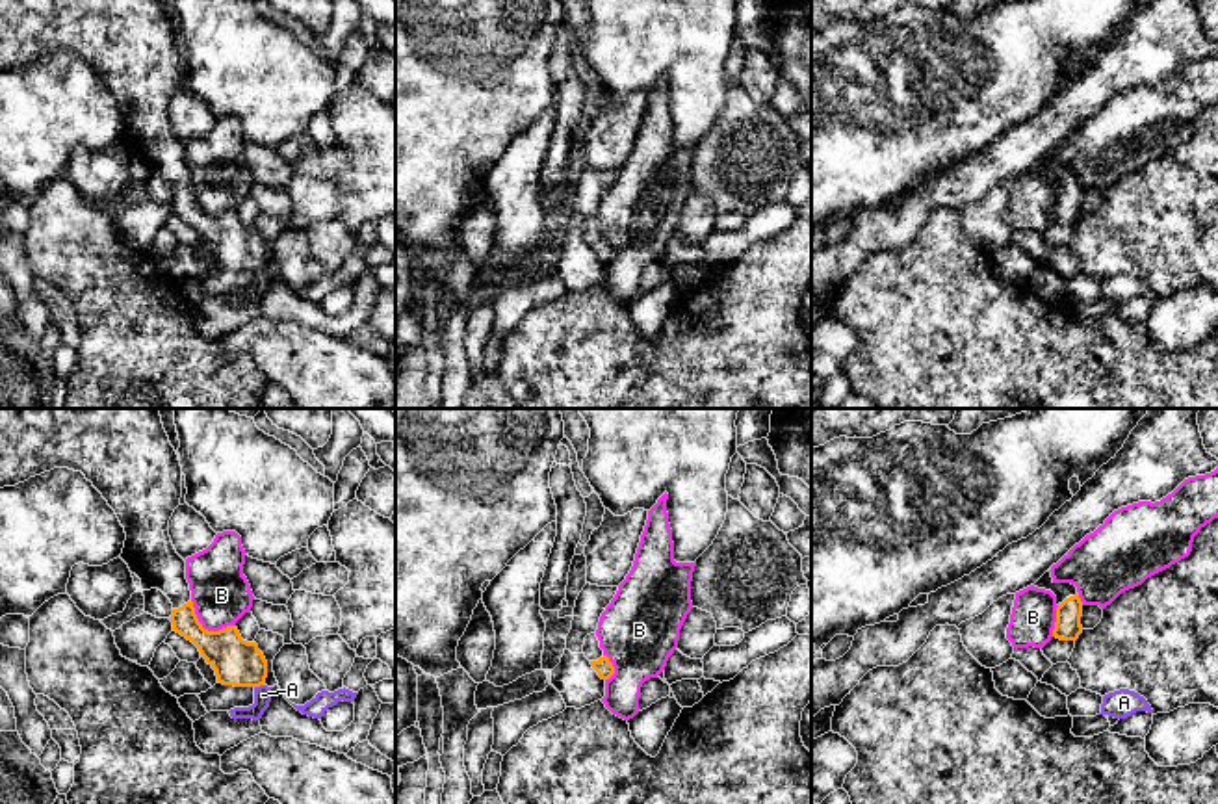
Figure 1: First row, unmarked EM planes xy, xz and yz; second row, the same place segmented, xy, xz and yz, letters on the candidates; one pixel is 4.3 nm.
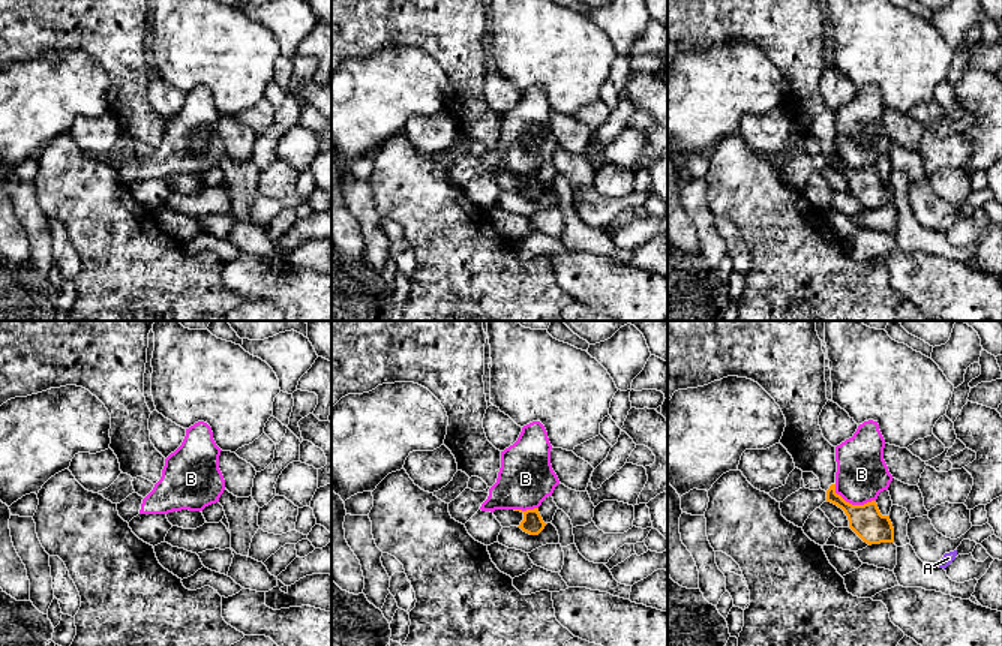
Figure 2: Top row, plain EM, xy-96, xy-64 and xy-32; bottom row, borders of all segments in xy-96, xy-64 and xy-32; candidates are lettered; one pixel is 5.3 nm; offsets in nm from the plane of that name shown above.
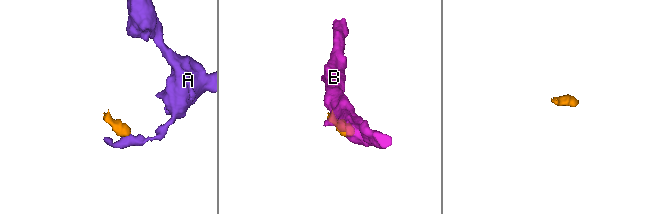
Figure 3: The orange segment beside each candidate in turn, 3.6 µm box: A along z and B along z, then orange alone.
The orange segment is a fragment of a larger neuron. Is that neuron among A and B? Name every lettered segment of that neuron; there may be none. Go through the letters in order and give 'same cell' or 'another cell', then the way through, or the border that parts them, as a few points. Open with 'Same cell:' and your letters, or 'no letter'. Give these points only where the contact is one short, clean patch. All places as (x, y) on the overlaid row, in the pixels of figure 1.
Same cell: no letter
A: another cell; border along xy (262, 684), (255, 687)
B: another cell; border along xy (192, 600), (194, 613), (205, 628), (221, 630), (234, 626)

